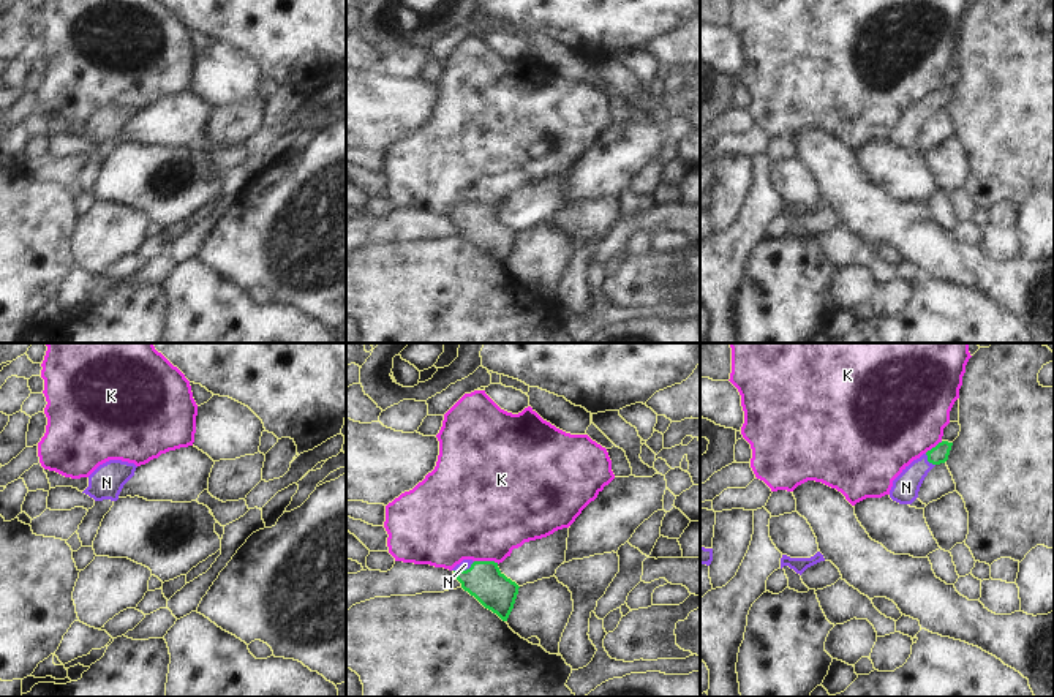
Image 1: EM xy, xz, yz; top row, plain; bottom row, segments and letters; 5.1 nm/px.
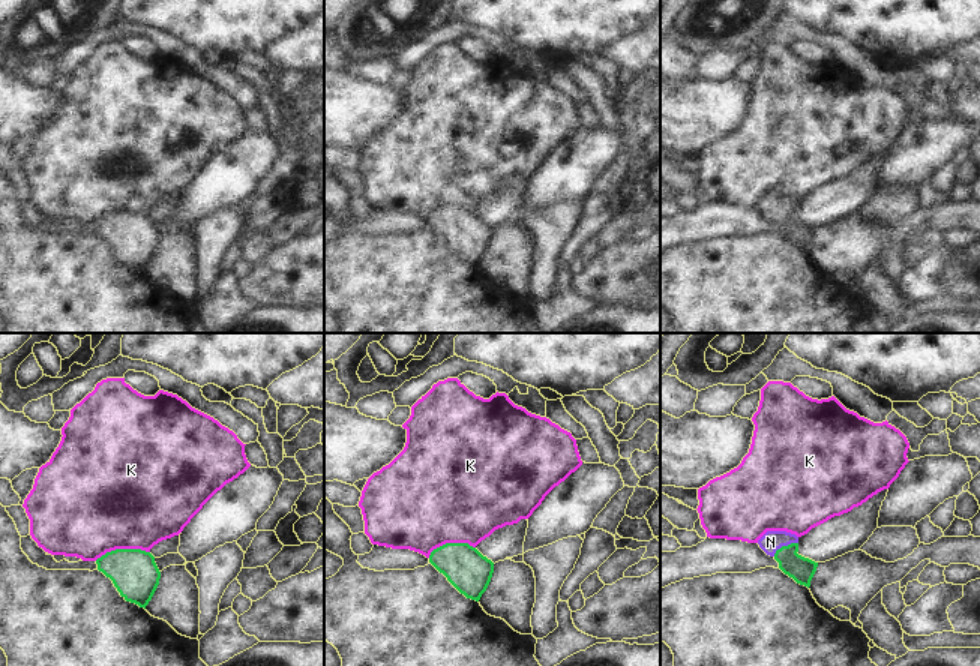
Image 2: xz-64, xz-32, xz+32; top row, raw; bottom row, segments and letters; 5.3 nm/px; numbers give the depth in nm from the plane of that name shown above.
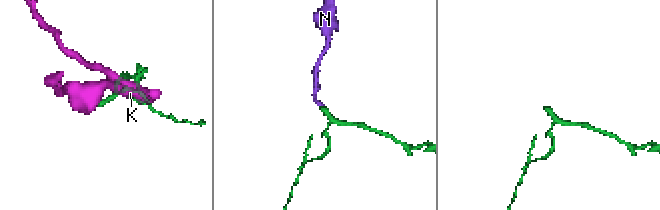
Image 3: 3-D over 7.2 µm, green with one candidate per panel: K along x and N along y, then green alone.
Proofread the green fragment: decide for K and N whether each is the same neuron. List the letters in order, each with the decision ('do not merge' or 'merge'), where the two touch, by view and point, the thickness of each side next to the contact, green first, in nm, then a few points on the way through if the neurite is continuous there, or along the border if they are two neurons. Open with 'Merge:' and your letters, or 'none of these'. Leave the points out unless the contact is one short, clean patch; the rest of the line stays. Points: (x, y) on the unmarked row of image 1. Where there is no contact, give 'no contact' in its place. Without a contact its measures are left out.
Merge: N
K: do not merge; meets green in xz at (487, 207); 190 nm thick on the green side, 480 nm on the other; border along xz (474, 206), (493, 206), (498, 209)
N: merge; meets green in xz at (463, 217); 190 nm thick on the green side, 50 nm on the other; runs through xz (484, 226), (463, 217), (465, 210)

